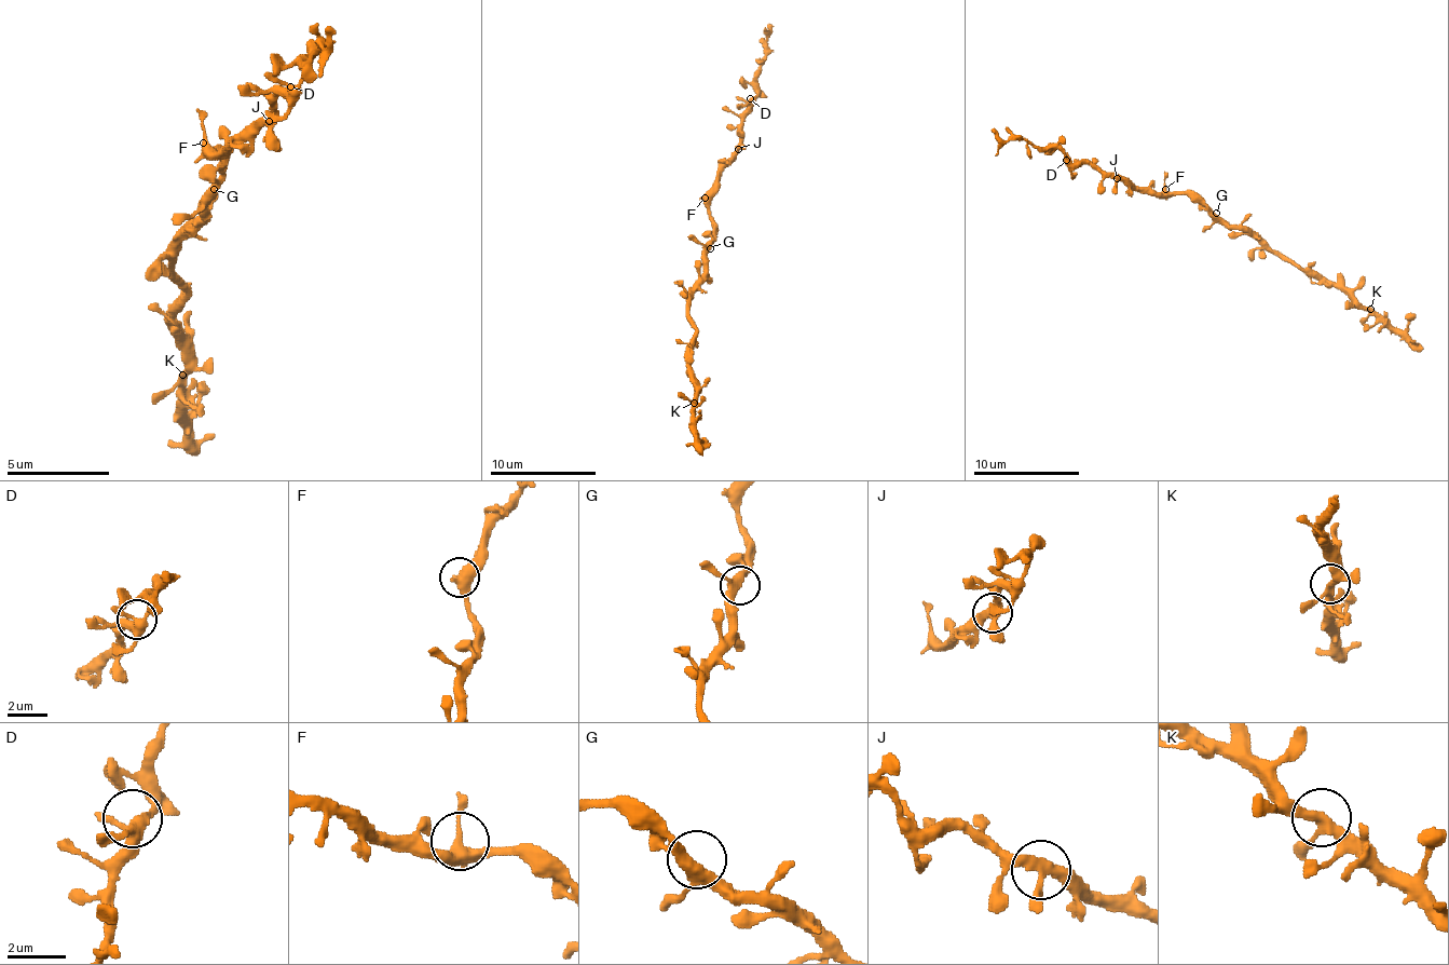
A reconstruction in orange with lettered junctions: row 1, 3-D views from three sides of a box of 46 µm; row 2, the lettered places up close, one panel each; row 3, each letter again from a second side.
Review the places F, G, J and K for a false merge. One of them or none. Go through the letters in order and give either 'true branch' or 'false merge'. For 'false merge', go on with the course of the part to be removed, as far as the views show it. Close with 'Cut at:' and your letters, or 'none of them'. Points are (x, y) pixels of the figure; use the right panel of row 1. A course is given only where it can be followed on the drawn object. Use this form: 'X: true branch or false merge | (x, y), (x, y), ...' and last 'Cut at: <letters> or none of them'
F: true branch
G: true branch
J: true branch
K: true branch
Cut at: none of them

